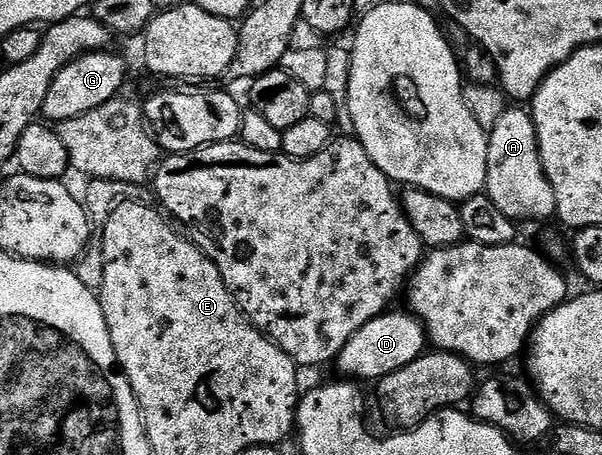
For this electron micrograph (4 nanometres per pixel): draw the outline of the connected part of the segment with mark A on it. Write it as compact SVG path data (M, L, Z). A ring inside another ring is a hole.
M519 106L507 108L488 135L486 197L492 200L499 212L514 222L552 219L557 212L555 190L542 168L538 133L535 132L532 115Z

